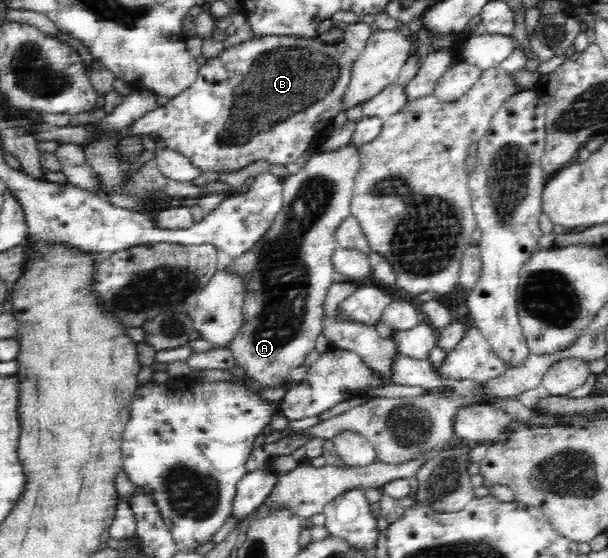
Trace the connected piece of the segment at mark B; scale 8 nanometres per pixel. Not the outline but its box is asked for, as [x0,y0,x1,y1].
[117,19,371,173]

